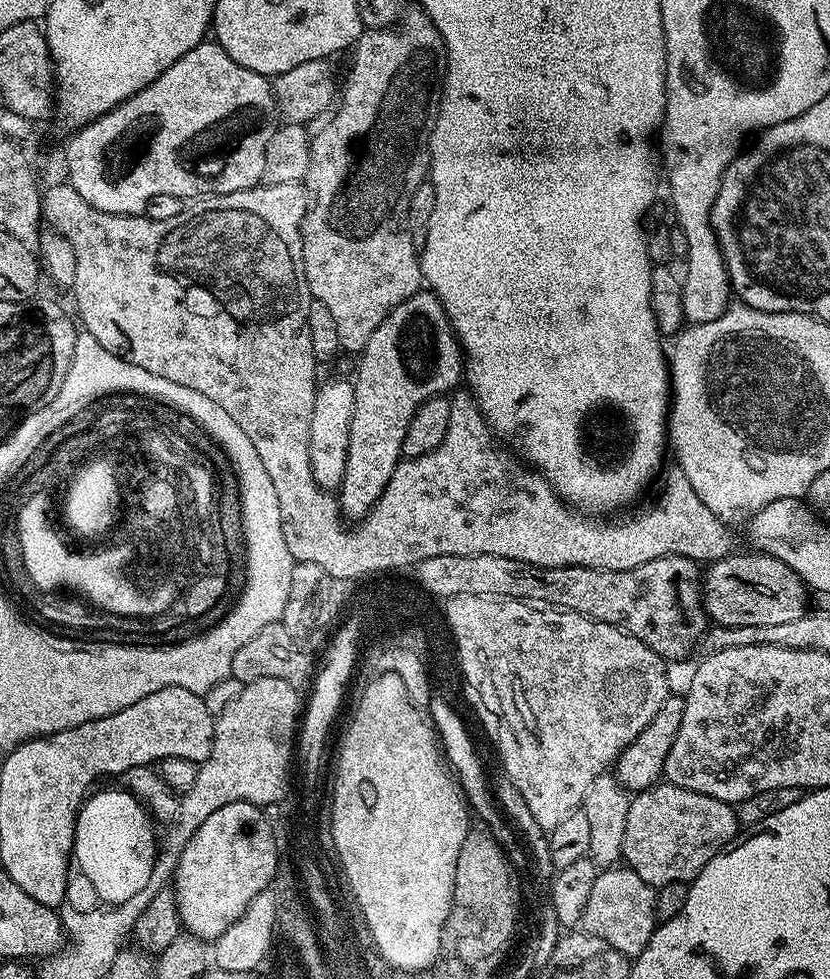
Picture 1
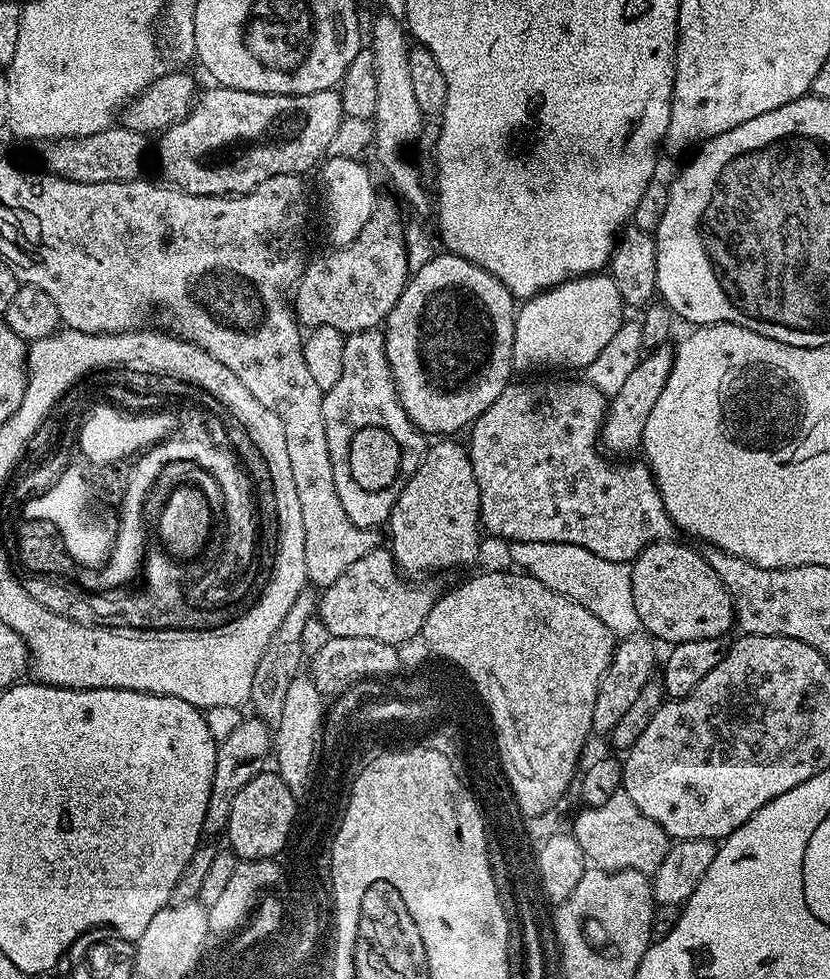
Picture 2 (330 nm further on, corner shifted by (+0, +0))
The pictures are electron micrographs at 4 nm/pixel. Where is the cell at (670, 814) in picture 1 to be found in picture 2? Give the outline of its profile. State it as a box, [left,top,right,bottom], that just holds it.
[570,790,670,874]

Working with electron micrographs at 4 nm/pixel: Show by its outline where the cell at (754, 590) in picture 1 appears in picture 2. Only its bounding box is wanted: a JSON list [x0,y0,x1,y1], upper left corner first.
[631,539,736,646]

